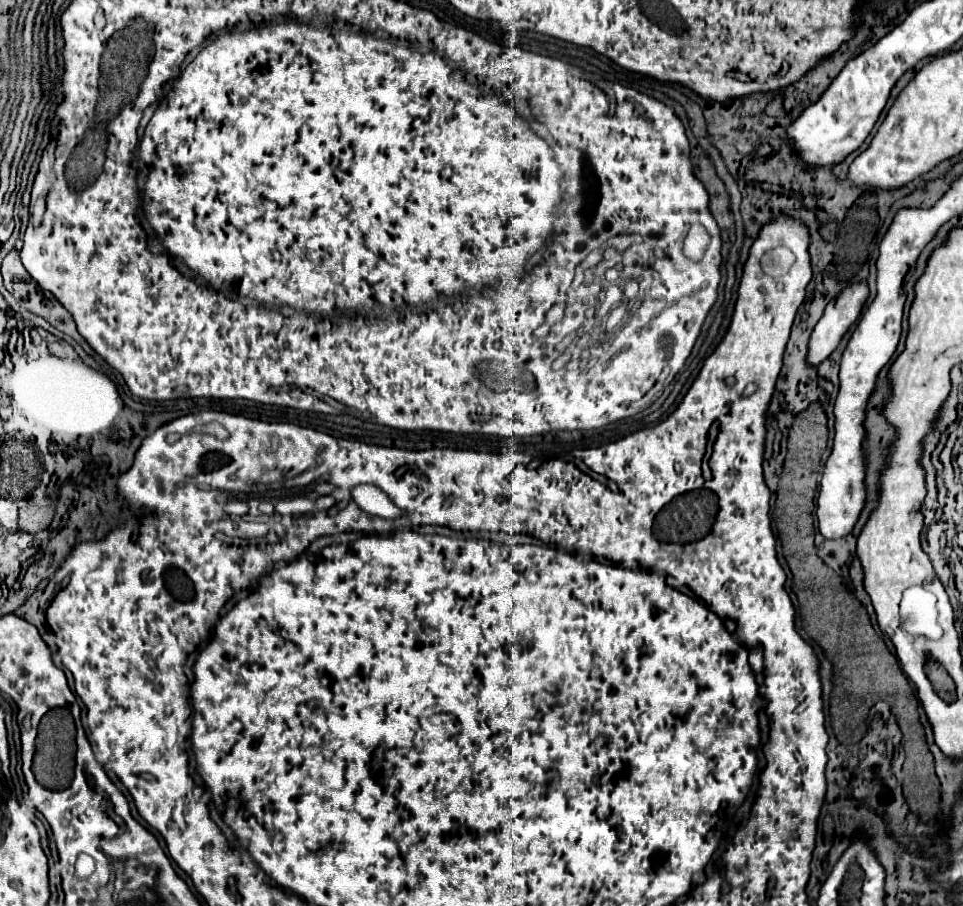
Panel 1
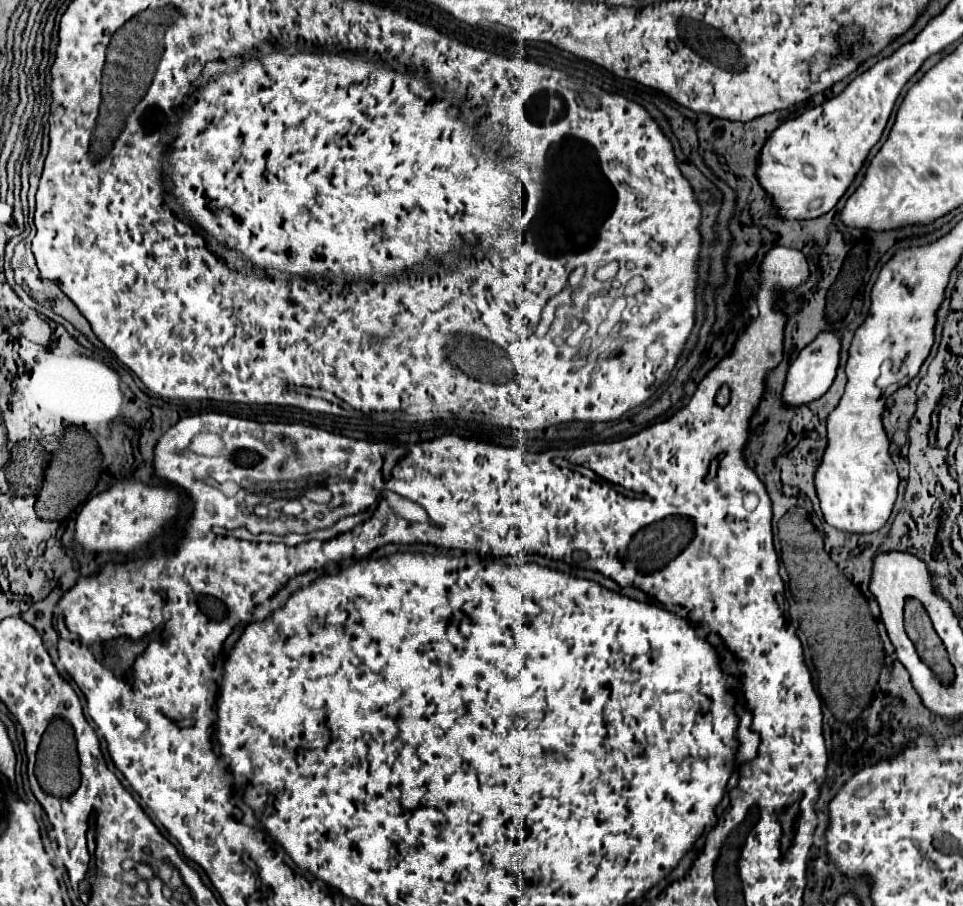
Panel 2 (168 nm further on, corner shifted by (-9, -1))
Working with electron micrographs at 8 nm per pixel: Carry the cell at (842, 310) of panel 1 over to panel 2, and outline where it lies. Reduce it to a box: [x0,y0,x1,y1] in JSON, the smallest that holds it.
[782,332,840,408]

